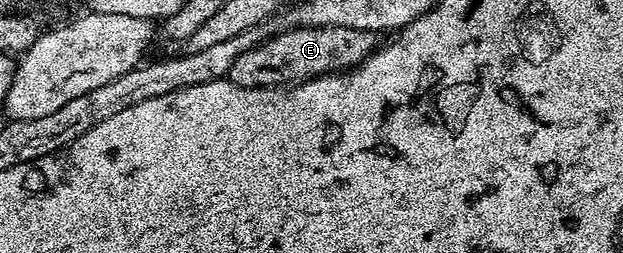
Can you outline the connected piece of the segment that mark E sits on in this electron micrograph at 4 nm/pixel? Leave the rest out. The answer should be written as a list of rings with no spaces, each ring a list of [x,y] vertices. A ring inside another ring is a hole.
[[[300,26],[235,56],[235,64],[231,64],[227,77],[240,86],[283,86],[306,82],[308,78],[353,69],[373,53],[378,42],[378,35],[359,28]]]

